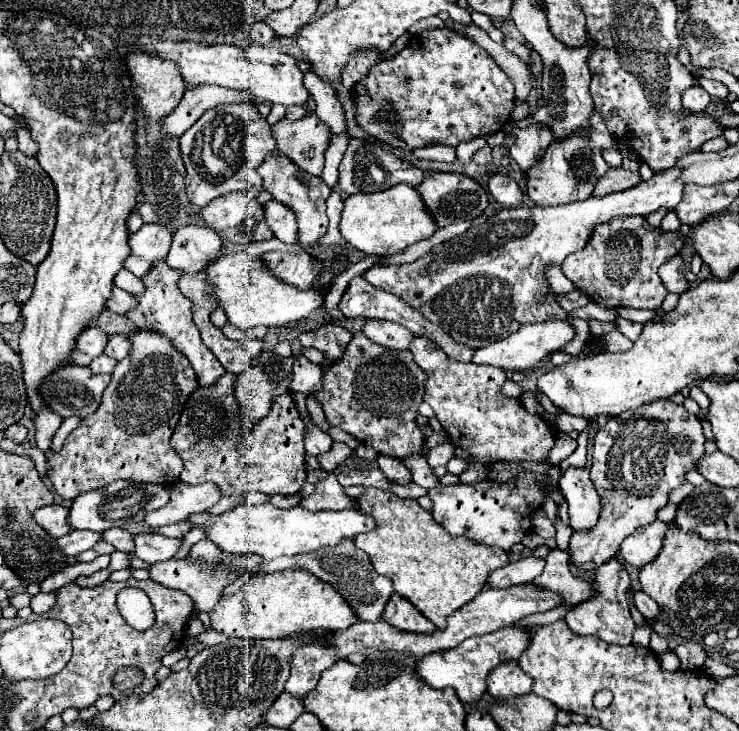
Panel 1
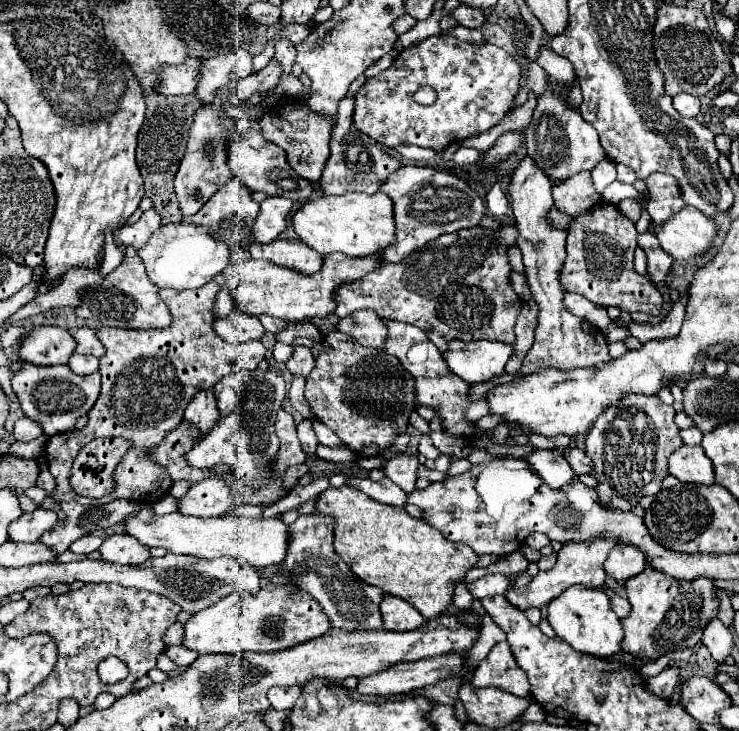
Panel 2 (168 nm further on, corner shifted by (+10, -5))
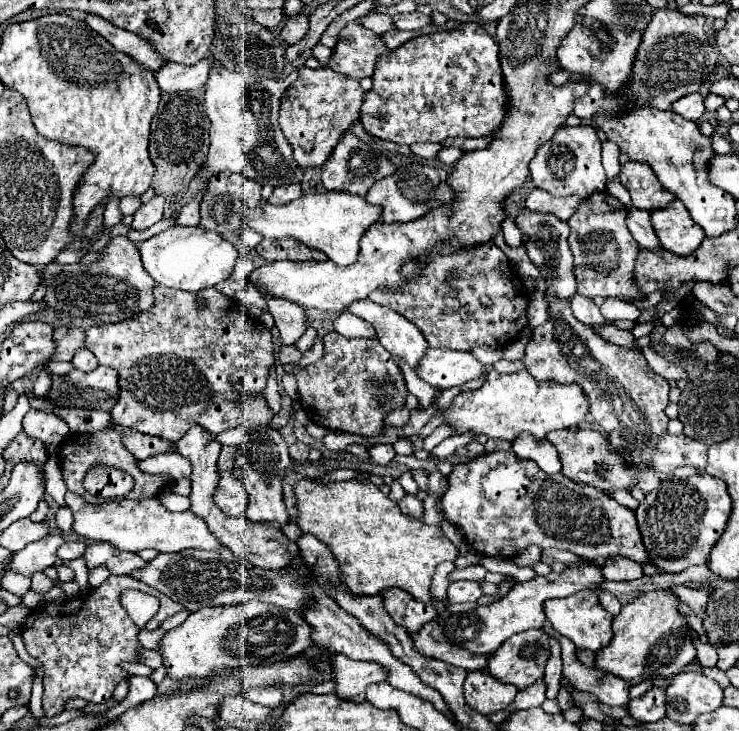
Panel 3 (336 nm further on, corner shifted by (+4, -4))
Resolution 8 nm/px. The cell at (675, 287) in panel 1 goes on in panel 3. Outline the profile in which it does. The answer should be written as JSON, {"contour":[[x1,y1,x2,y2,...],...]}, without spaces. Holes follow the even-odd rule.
{"contour":[[629,207,629,215,627,215,627,227,631,231,631,235,635,237,635,241,645,249,645,251,653,251,657,253,661,247,655,229,651,225,651,213,647,211,639,211,635,207]]}

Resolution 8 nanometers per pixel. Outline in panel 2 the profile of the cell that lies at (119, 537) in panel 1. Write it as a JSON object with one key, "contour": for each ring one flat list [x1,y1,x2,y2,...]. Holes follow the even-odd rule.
{"contour":[[83,536,81,540,75,540,73,546,69,546,69,550,75,552,75,554,89,554,89,552,93,552,93,550,99,550,101,542,103,542,103,540,97,538,97,536]]}

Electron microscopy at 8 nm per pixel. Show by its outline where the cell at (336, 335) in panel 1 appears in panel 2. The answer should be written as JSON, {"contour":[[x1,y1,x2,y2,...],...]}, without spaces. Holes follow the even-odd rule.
{"contour":[[307,320,289,324,285,330,277,332,275,338,277,338,277,342,283,342,283,344,291,344,291,346,299,344,299,346,309,346,309,348,313,348,315,344,321,342,319,330]]}

